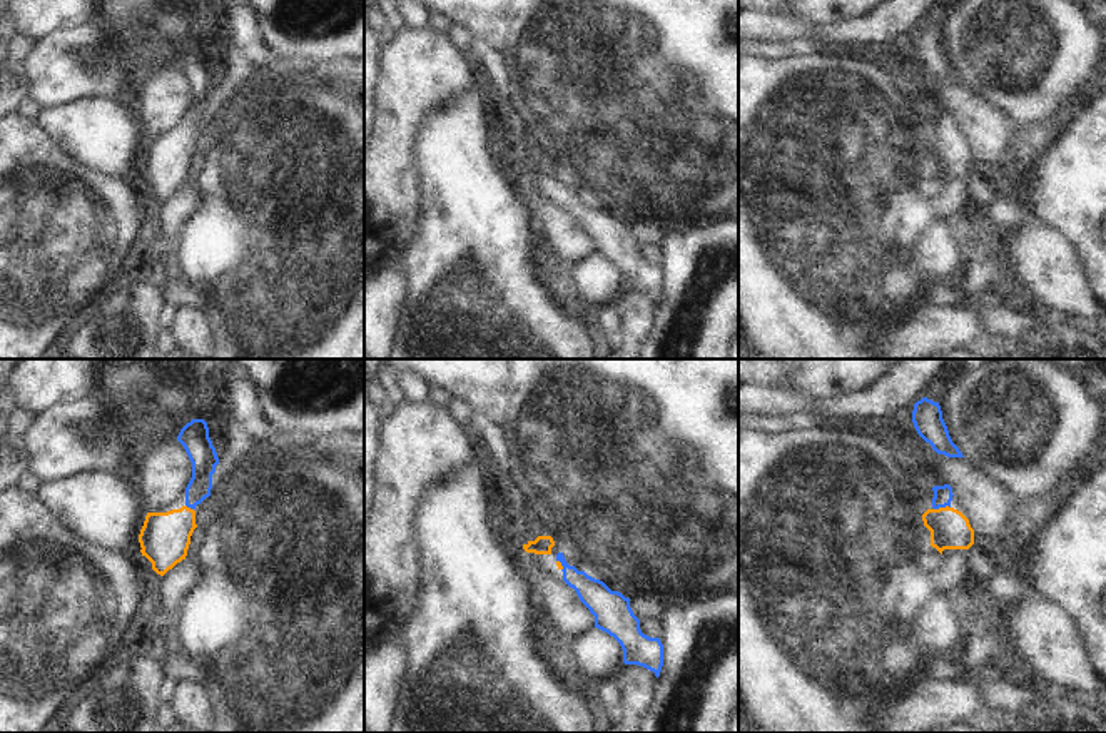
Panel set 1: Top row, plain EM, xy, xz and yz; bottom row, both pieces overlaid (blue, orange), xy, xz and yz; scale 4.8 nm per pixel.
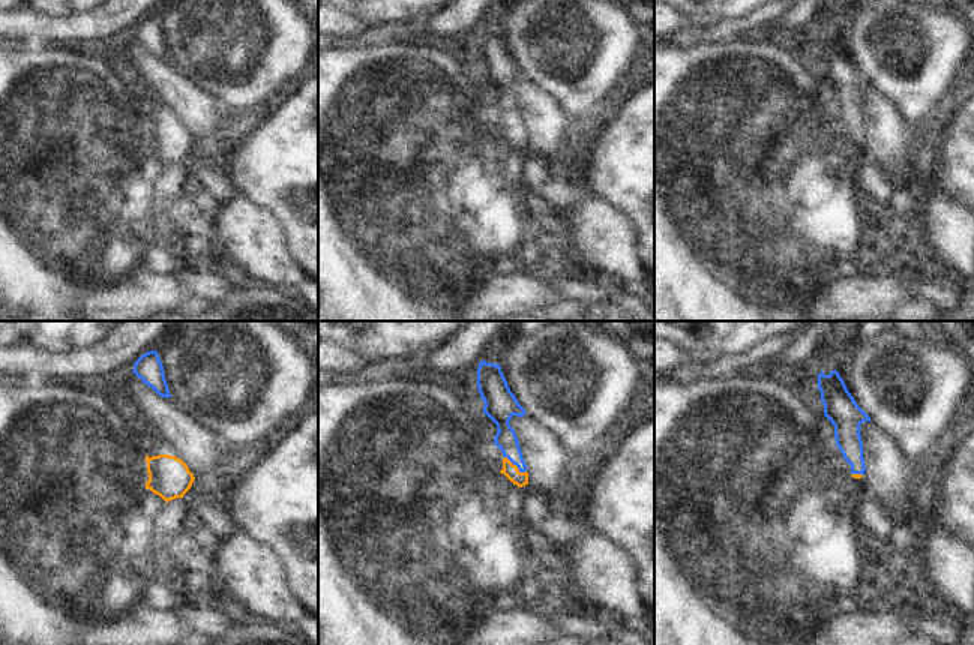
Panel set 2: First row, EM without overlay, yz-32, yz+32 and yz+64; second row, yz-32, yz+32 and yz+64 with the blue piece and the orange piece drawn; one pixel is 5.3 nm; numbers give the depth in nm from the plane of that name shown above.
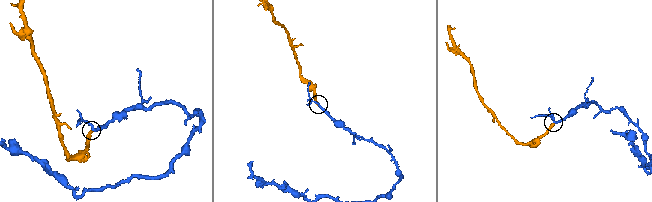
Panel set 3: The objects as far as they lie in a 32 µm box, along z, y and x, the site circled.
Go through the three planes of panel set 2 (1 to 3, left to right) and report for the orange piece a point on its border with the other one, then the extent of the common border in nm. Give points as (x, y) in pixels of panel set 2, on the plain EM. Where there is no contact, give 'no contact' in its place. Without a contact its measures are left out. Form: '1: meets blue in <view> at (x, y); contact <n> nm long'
1: no contact
2: meets blue in yz+32 at (515, 128); contact 150 nm long
3: meets blue in yz+64 at (857, 137); contact 70 nm long

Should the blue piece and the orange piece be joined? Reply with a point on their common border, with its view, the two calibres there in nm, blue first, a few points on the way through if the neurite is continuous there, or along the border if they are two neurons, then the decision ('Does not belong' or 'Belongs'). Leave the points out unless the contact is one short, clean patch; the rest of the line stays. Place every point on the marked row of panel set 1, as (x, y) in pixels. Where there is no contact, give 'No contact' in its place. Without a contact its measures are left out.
Touches blue at yz (941, 506). Thickness 100 nm (blue) against 190 nm. Path across: yz (943, 495), (941, 506), (943, 521), (949, 528). Belongs.

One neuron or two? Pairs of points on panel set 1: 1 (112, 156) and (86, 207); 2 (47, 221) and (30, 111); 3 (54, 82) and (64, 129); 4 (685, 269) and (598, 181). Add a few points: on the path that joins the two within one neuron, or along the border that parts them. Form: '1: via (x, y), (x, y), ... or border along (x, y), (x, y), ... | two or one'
1: border along (67, 154), (104, 174), (121, 179) | two
2: border along (17, 112), (34, 119) | two
3: border along (97, 97), (79, 97), (42, 109) | two
4: border along (704, 224), (670, 229), (665, 234) | two

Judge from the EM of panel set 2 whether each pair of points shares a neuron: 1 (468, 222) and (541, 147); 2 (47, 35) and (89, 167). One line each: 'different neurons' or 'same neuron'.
1: different neurons
2: different neurons

